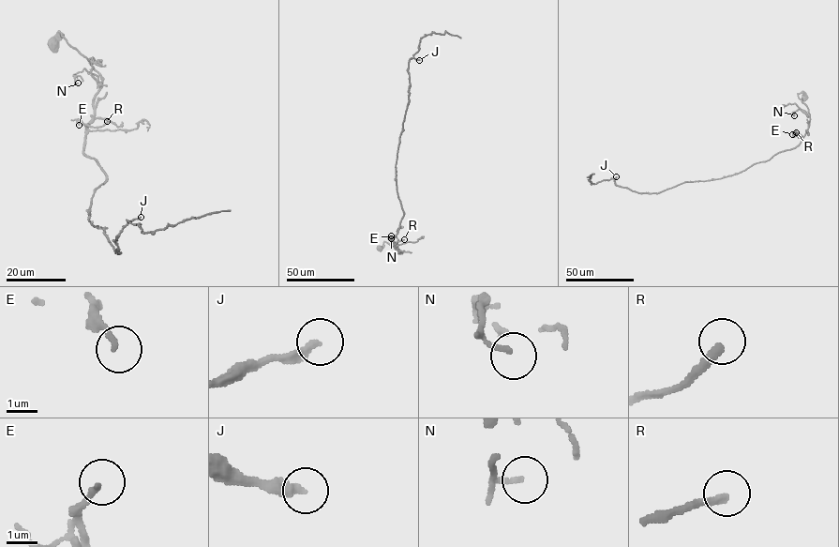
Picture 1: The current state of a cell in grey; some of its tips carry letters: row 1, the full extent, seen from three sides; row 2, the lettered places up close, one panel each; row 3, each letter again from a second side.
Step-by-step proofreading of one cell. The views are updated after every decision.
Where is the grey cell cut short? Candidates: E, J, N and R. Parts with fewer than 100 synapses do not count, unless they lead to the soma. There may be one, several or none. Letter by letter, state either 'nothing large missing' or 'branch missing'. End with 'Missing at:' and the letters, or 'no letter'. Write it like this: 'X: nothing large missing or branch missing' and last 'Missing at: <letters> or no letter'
E: nothing large missing
J: branch missing
N: nothing large missing
R: nothing large missing
Missing at: J

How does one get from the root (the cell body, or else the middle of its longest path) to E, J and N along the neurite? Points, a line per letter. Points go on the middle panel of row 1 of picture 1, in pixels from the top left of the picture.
E: (380, 249), (386, 242), (401, 253), (395, 248), (391, 235)
J: (380, 249), (386, 242), (401, 253), (393, 242), (403, 215), (396, 164), (409, 102), (409, 60), (419, 60)
N: (380, 249), (386, 242), (401, 253), (391, 238)

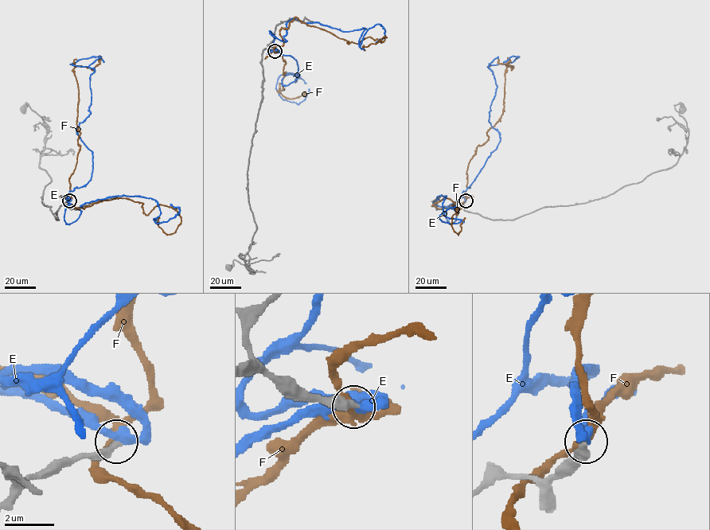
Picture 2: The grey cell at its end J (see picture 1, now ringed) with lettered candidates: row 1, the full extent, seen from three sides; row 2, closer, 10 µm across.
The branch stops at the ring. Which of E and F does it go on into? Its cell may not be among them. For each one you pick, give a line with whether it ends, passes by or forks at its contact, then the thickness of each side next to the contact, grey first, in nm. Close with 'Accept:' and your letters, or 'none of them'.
Accept: none of them

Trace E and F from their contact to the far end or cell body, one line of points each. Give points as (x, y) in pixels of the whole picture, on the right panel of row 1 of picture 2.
E: (465, 200), (451, 224), (433, 203), (446, 196), (461, 220), (448, 224), (458, 204)
F: (465, 201), (459, 208), (432, 205), (444, 198), (456, 204), (451, 225), (458, 234), (465, 218)

